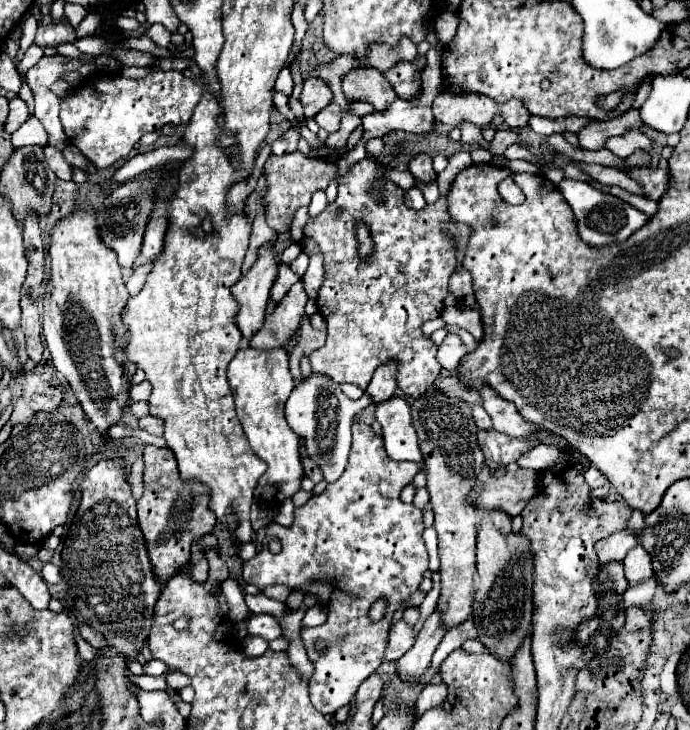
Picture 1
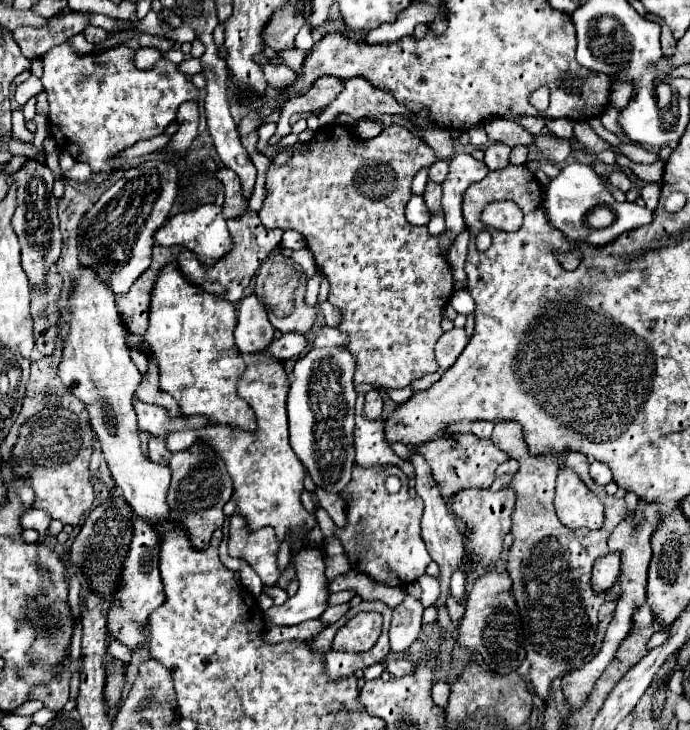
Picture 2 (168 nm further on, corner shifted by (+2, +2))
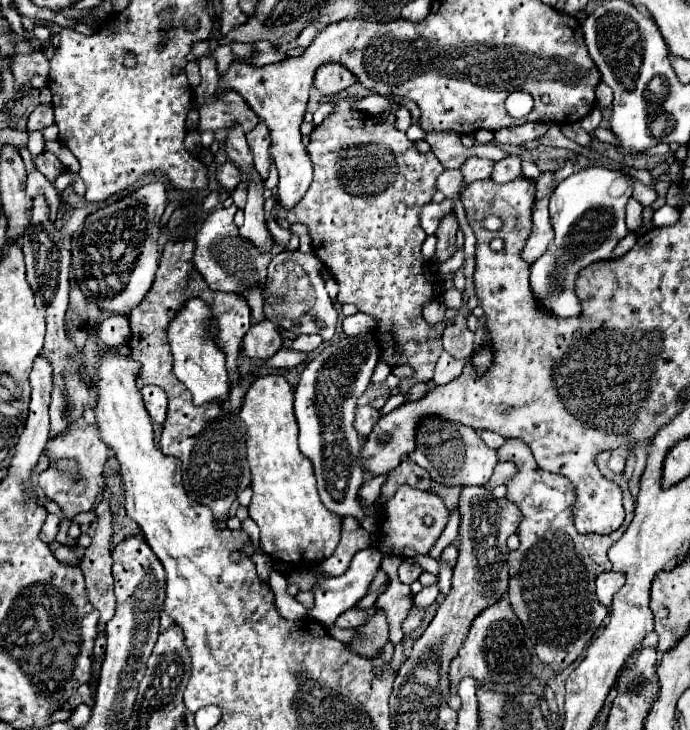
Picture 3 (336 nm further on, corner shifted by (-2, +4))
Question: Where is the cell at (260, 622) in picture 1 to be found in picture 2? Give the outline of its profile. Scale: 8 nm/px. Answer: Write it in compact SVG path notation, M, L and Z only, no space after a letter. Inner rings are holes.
M310 547L300 549L300 553L296 555L296 575L300 579L298 593L294 597L290 597L284 605L280 605L280 607L272 605L268 611L264 611L264 623L266 625L290 627L290 625L298 625L298 623L308 621L308 619L318 619L324 613L330 589L328 589L328 581L326 581L326 575L324 575L322 553L318 549L310 549Z

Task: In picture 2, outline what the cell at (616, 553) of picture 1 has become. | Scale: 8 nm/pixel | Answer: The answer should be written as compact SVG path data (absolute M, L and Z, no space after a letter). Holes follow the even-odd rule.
M608 553L604 557L598 557L592 567L592 587L598 591L610 589L620 573L620 555L618 553Z

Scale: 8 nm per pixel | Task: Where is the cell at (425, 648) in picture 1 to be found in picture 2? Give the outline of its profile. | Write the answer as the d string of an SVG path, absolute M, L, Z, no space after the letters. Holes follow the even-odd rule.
M408 445L408 449L412 451L410 453L410 463L414 465L416 469L416 493L418 497L424 501L424 515L422 515L422 539L428 547L428 553L432 555L432 559L438 563L440 567L440 573L438 573L438 581L440 581L440 597L436 599L434 607L436 609L442 609L446 607L446 599L448 599L448 593L450 593L450 577L452 573L460 567L460 563L464 561L464 543L462 543L462 521L450 513L450 509L446 507L446 501L442 499L440 495L440 485L434 481L432 477L432 469L428 467L426 459L416 453L418 445Z

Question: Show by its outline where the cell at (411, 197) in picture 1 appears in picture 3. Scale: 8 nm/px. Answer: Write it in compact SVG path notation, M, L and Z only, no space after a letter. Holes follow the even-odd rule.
M444 199L442 203L428 203L424 205L422 211L422 229L426 231L426 235L434 235L438 229L438 223L448 215L448 211L452 211L452 201Z

